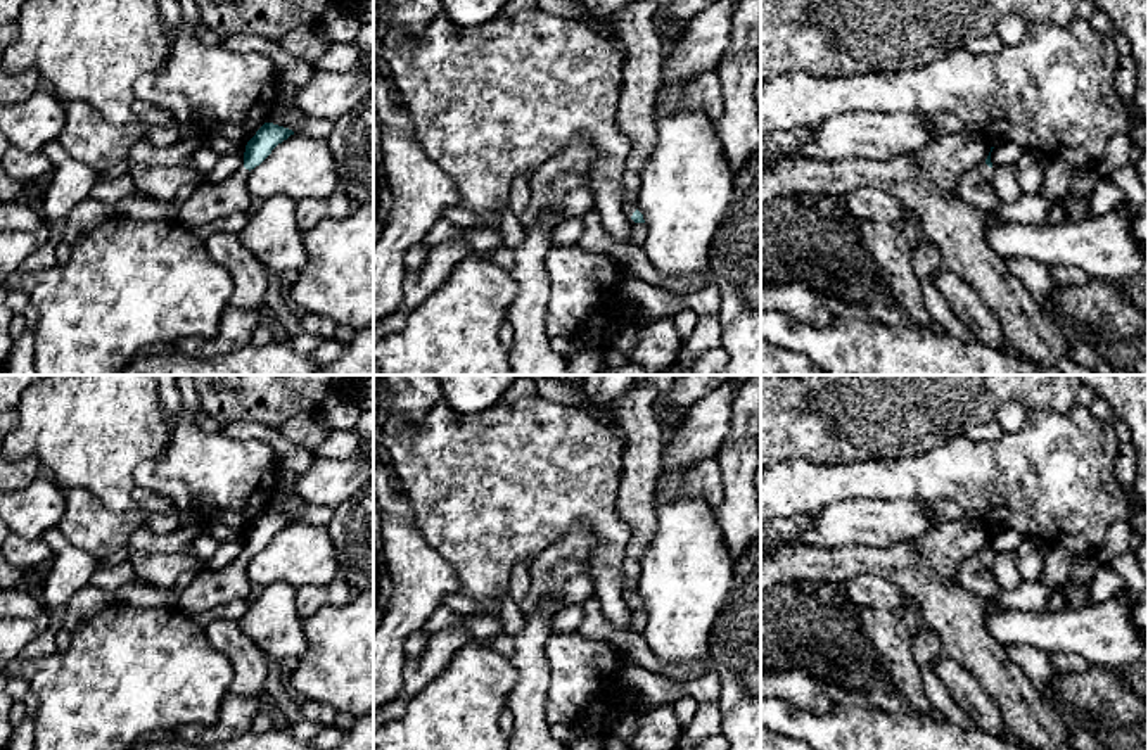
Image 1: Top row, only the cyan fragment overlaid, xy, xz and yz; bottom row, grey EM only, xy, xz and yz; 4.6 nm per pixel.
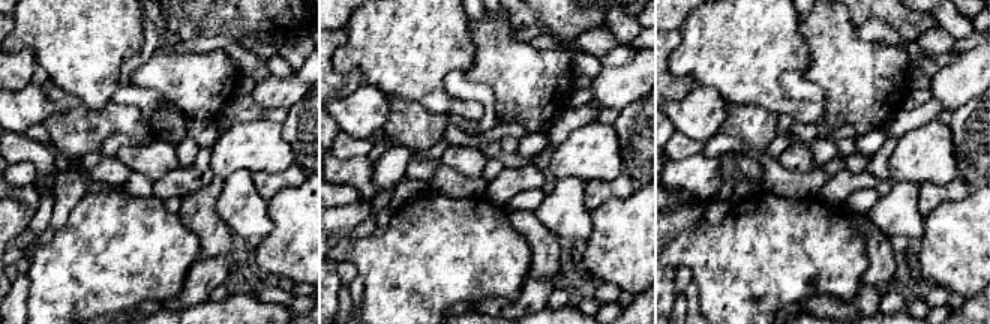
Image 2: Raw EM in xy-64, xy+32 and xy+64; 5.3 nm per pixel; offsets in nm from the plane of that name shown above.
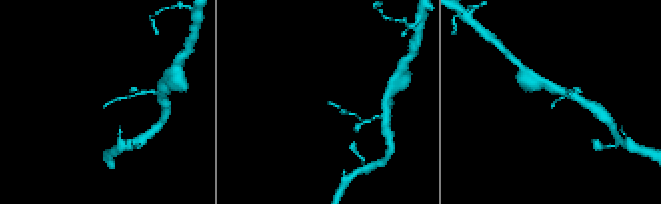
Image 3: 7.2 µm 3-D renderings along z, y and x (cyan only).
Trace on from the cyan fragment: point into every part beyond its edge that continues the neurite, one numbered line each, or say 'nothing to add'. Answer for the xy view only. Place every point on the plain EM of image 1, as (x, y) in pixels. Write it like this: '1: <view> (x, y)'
1: xy (210, 590)

